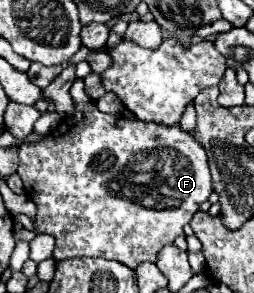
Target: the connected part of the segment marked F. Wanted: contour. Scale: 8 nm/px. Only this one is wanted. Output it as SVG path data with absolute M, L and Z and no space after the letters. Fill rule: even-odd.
M88 94L86 98L76 98L74 112L62 118L54 132L38 142L22 144L18 158L18 174L24 182L24 192L38 206L36 232L56 238L56 260L96 256L122 262L128 268L136 268L142 262L156 262L158 252L172 244L176 236L184 234L182 228L212 194L208 156L192 132L184 132L180 124L166 126L126 118L124 114L100 112ZM140 156L144 156L144 160L138 164L136 160Z

